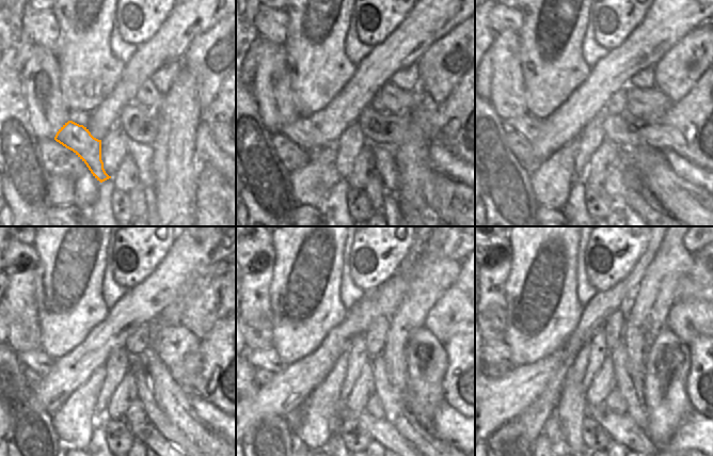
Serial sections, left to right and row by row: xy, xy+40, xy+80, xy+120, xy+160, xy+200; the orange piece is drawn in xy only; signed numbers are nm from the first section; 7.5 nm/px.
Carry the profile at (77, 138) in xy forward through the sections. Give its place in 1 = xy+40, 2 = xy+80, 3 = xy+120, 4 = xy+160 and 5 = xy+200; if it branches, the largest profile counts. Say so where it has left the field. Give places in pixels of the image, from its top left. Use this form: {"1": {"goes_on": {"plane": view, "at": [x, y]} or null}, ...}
{"1": {"goes_on": {"plane": "xy+40", "at": [301, 131]}}, "2": {"goes_on": {"plane": "xy+80", "at": [529, 127]}}, "3": {"goes_on": {"plane": "xy+120", "at": [36, 360]}}, "4": {"goes_on": {"plane": "xy+160", "at": [268, 359]}}, "5": {"goes_on": {"plane": "xy+200", "at": [496, 352]}}}

